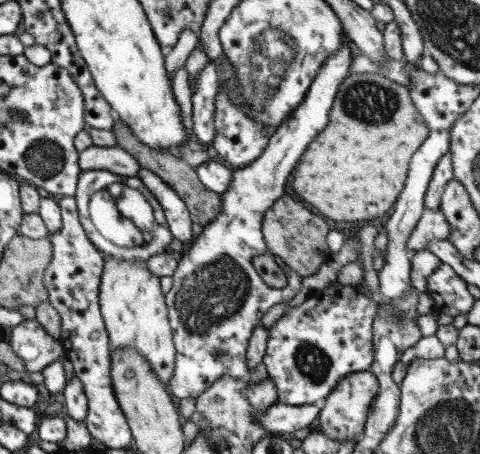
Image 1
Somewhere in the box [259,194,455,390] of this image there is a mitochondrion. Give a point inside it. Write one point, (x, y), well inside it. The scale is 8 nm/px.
(312, 363)

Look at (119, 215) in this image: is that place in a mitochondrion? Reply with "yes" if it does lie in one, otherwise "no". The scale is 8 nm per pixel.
yes

